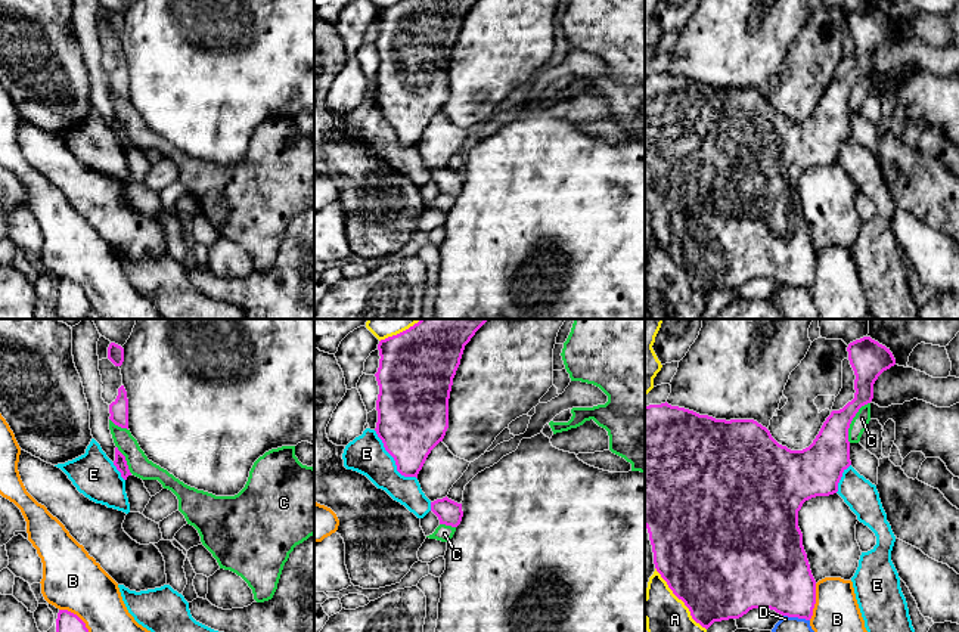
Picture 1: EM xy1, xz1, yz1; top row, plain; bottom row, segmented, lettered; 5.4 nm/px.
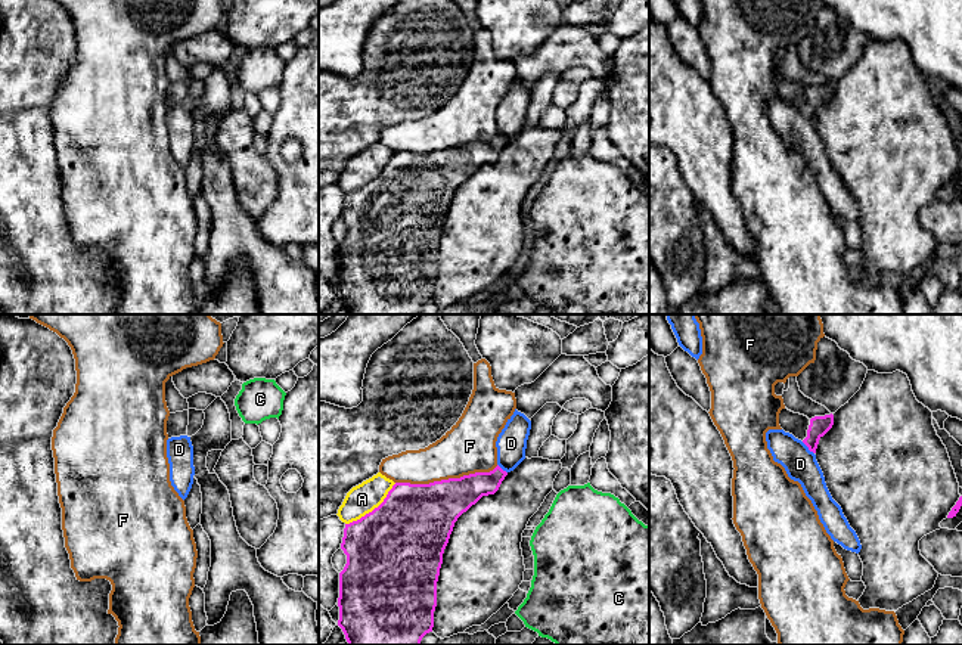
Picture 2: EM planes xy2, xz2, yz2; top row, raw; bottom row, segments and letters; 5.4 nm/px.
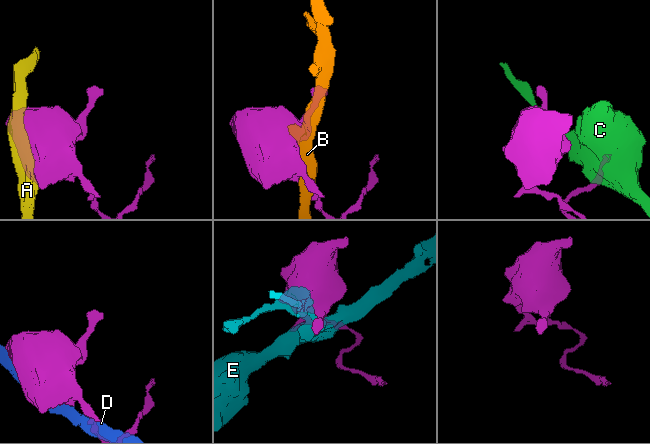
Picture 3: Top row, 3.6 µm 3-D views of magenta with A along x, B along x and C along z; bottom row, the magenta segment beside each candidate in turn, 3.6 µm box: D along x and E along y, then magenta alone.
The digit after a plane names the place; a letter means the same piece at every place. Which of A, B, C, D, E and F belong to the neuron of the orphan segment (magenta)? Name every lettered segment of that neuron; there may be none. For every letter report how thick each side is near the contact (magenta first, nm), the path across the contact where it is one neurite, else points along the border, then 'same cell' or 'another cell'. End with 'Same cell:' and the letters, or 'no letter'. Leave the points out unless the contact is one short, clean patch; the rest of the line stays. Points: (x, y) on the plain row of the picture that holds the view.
A: 500 nm thick on the magenta side, 280 nm on the other; another cell
B: 190 nm thick on the magenta side, 320 nm on the other; another cell
C: 240 nm thick on the magenta side, 90 nm on the other; border along yz1 (869, 71), (853, 87), (849, 98), (849, 111); another cell
D: 380 nm thick on the magenta side, 190 nm on the other; another cell
E: 380 nm thick on the magenta side, 200 nm on the other; another cell
F: 360 nm thick on the magenta side, 280 nm on the other; another cell
Same cell: no letter

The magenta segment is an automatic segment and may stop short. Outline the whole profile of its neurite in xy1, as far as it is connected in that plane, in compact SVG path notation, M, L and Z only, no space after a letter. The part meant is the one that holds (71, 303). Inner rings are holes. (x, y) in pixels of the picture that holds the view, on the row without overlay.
M59 279L56 288L56 319L87 319L93 312L86 292L68 279Z

